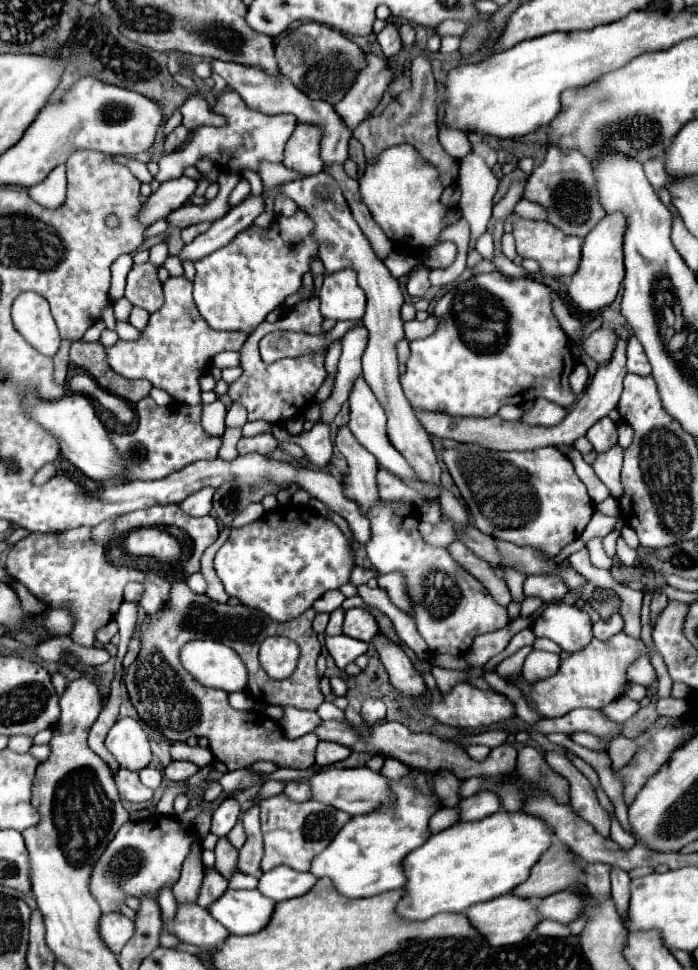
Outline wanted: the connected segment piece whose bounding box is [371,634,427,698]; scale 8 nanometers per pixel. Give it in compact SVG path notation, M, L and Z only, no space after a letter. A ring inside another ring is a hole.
M375 634L375 638L371 642L373 642L383 666L387 668L389 680L397 692L401 692L409 698L419 698L427 692L421 674L413 668L407 654L395 642L387 640L383 634Z

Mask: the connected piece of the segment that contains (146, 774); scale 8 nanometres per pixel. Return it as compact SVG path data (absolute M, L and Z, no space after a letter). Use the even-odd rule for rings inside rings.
M143 768L141 770L141 778L143 778L143 784L149 786L151 790L155 790L159 784L161 784L161 772L157 768Z

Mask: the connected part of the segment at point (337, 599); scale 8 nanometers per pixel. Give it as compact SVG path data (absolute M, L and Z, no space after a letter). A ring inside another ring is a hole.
M331 590L331 592L325 592L321 598L317 598L313 602L313 608L317 612L333 612L341 606L341 602L345 600L345 596L339 592L339 590Z

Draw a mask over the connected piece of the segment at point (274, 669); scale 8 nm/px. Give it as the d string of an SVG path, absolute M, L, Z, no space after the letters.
M271 636L261 642L259 662L271 678L283 680L291 676L293 670L297 668L297 660L299 660L299 646L293 640L285 636Z

